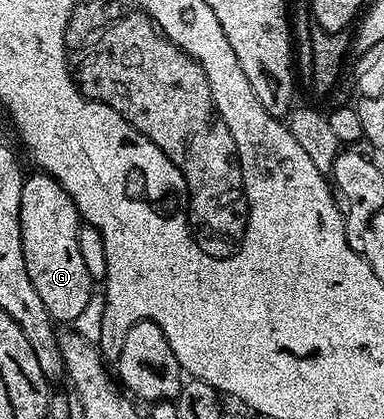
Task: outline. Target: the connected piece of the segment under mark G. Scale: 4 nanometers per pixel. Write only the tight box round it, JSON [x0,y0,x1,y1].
[19,171,95,323]

